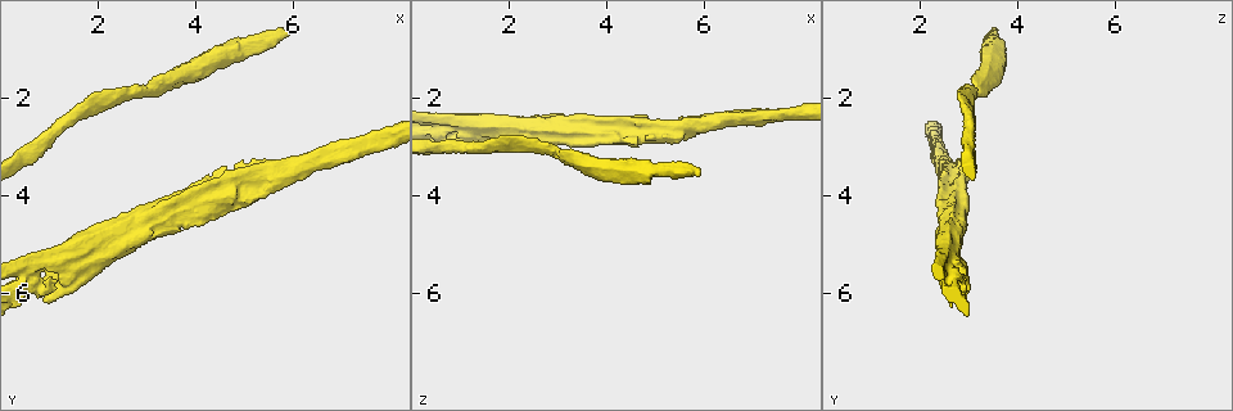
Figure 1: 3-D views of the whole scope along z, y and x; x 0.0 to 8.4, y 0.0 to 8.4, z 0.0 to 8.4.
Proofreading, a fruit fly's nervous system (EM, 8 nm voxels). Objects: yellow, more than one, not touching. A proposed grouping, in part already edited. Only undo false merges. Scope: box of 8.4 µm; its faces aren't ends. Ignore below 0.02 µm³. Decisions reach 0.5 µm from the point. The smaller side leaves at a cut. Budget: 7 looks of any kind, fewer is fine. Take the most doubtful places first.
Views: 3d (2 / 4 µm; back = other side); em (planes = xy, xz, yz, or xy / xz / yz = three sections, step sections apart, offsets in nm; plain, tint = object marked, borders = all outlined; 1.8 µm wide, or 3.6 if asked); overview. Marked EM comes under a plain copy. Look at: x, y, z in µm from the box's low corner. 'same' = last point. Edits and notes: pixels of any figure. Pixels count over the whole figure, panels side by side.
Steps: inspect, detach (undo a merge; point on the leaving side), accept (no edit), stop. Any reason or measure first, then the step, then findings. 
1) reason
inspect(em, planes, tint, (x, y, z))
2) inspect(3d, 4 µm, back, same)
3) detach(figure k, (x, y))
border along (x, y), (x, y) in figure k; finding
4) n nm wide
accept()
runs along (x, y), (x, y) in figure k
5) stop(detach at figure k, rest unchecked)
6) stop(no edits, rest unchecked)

two arms in line, one across
inspect(em, yz, step 4, tint, (4.60, 3.90, 2.65))

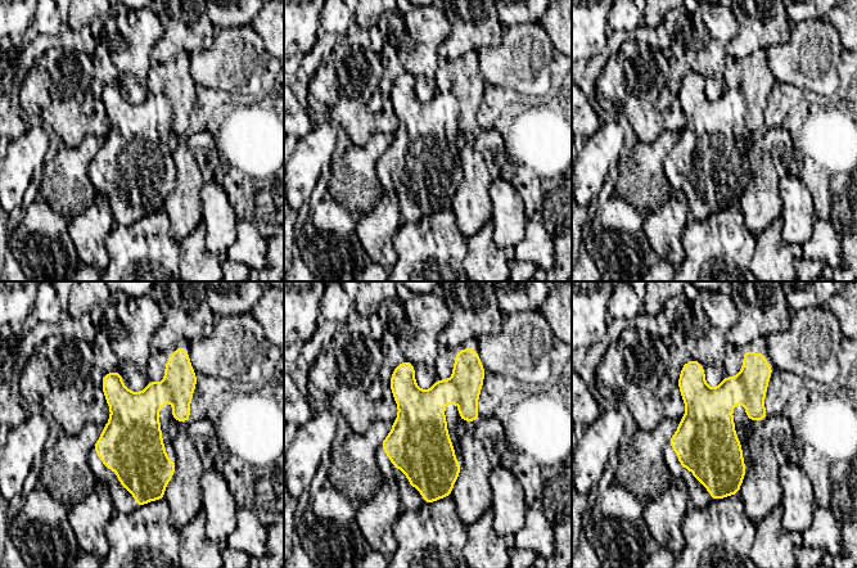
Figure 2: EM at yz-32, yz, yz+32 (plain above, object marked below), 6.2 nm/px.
another direction
inspect(em, planes, tint, same)

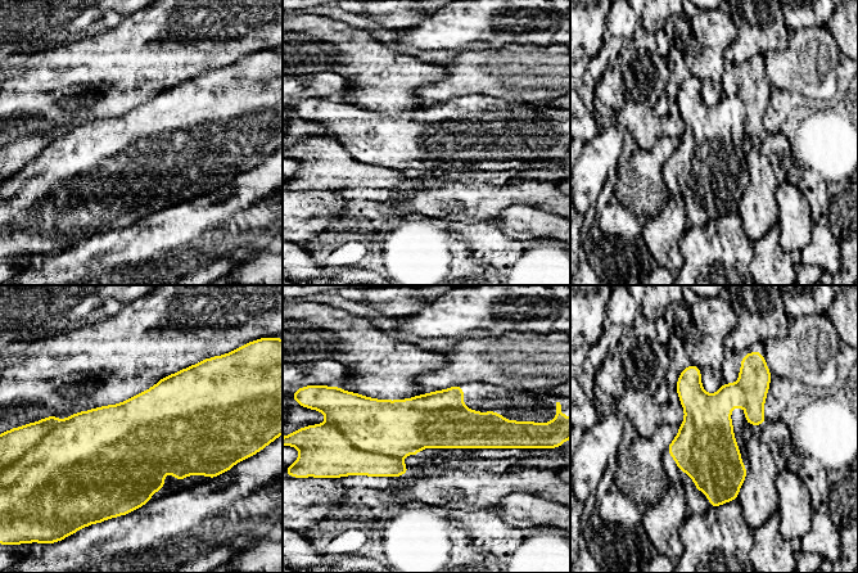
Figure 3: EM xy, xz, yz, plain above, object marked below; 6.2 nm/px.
detach(figure 3, (329, 454))
border along (338, 428), (361, 450), (401, 459) in figure 3; a second neuron is stuck on

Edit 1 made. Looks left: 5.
see it whole again
inspect(overview)

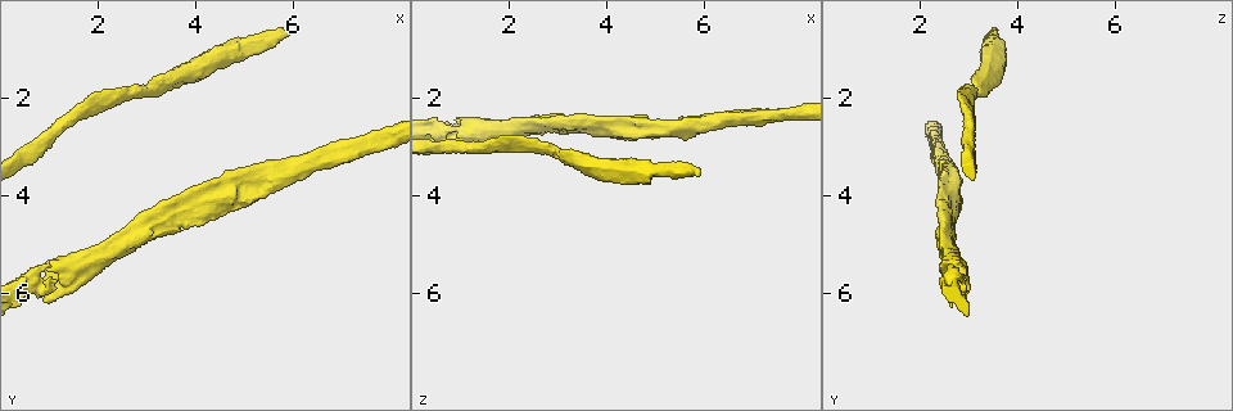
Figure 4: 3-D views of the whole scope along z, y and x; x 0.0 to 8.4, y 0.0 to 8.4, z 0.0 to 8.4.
sharp bend
inspect(em, planes, tint, (1.25, 5.85, 2.85))

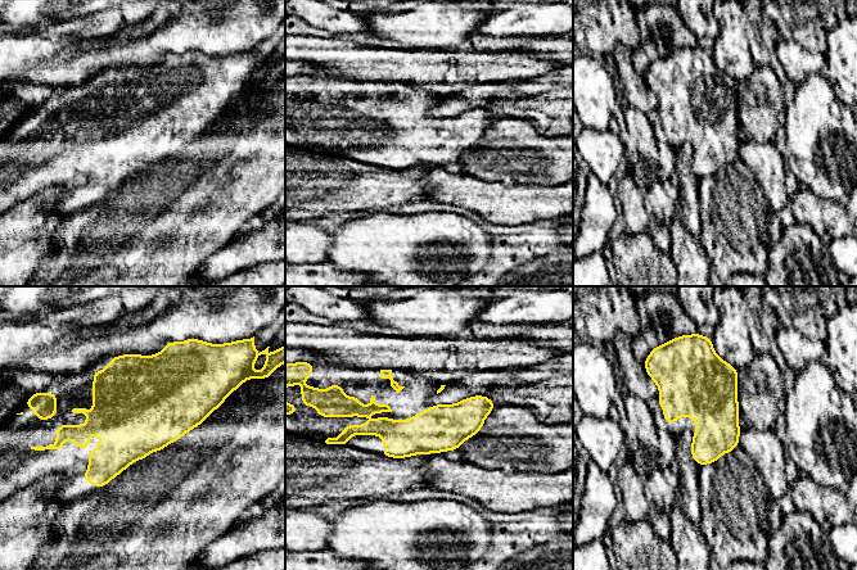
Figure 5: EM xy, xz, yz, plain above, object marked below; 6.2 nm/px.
accept()
runs along (490, 405), (438, 429), (352, 429) in figure 5; one neuron here

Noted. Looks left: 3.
sudden change in width
inspect(em, planes, tint, (3.55, 1.55, 3.35))

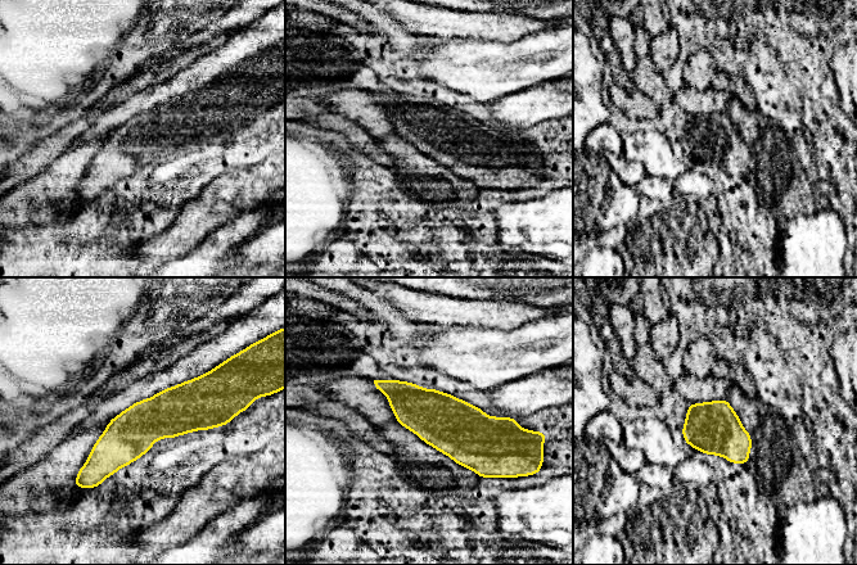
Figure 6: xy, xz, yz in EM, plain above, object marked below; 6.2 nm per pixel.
accept()
runs along (219, 415), (148, 420), (84, 471) in figure 6; continuous, no second neuron

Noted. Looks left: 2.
stop(detach at figure 3, rest unchecked)

